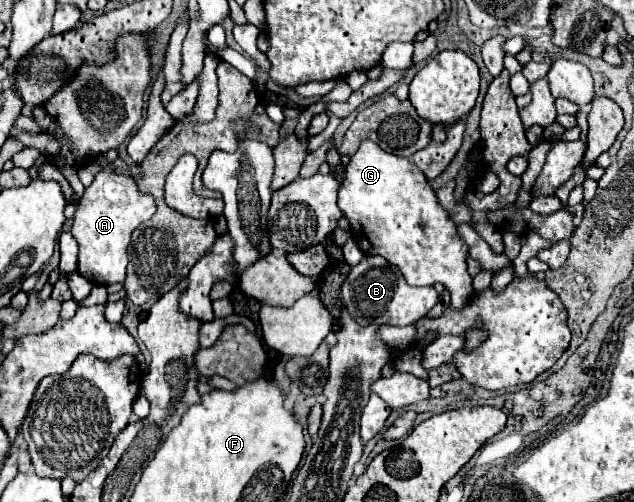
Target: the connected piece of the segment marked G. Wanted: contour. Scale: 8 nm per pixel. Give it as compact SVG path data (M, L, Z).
M363 141L357 153L345 167L345 179L339 189L339 209L351 223L351 235L365 255L381 255L389 263L397 265L409 285L433 285L443 283L451 296L451 307L461 311L473 295L471 275L467 273L467 245L457 235L455 223L449 219L447 211L439 205L435 191L427 183L425 175L405 157L383 151L373 141Z

